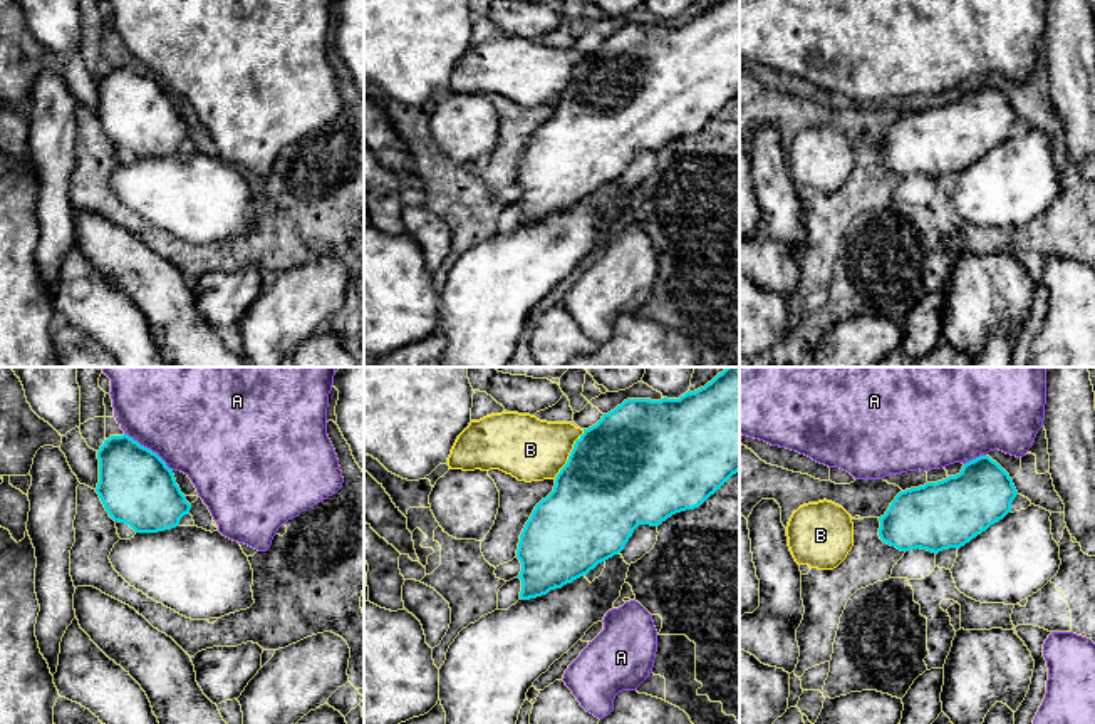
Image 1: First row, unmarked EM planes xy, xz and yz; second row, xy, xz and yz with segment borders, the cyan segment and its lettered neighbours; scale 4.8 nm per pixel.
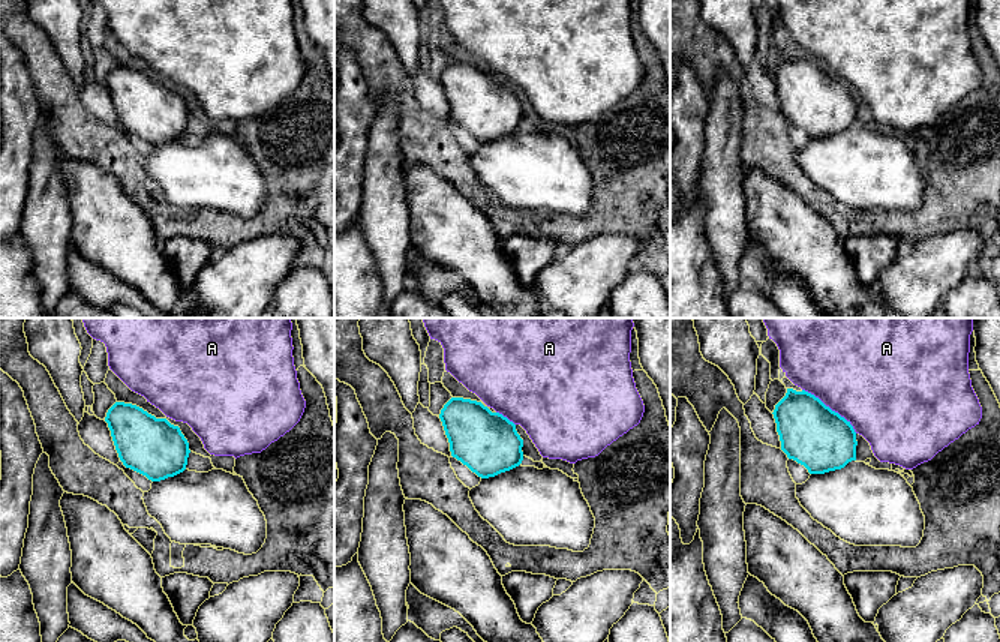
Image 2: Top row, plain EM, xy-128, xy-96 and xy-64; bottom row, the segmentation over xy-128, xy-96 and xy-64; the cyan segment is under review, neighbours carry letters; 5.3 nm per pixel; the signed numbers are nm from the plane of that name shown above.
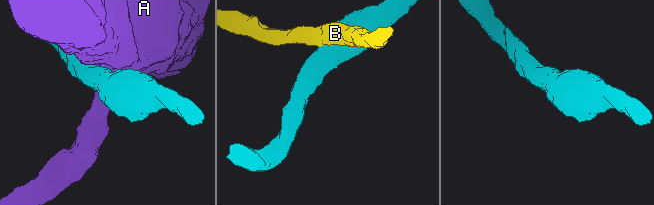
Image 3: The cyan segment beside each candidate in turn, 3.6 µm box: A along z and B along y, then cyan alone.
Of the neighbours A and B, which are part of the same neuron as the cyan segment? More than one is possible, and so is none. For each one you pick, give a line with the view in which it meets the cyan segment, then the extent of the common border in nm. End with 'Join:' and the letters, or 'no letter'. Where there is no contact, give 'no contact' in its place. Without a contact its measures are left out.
Join: no letter

